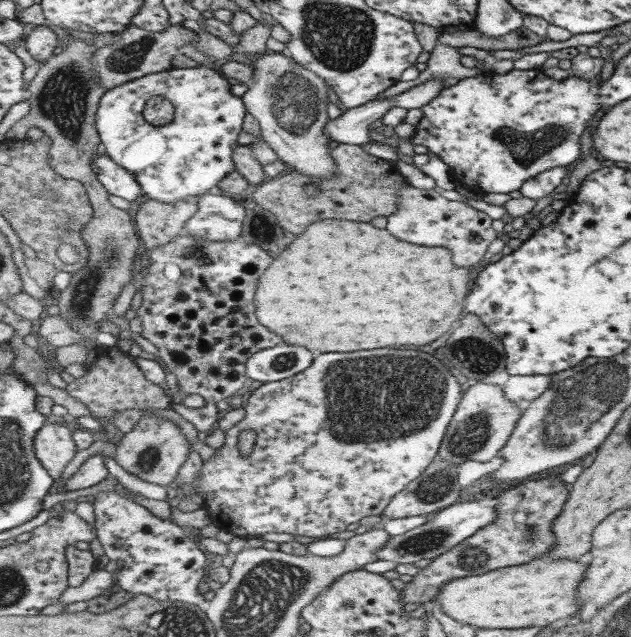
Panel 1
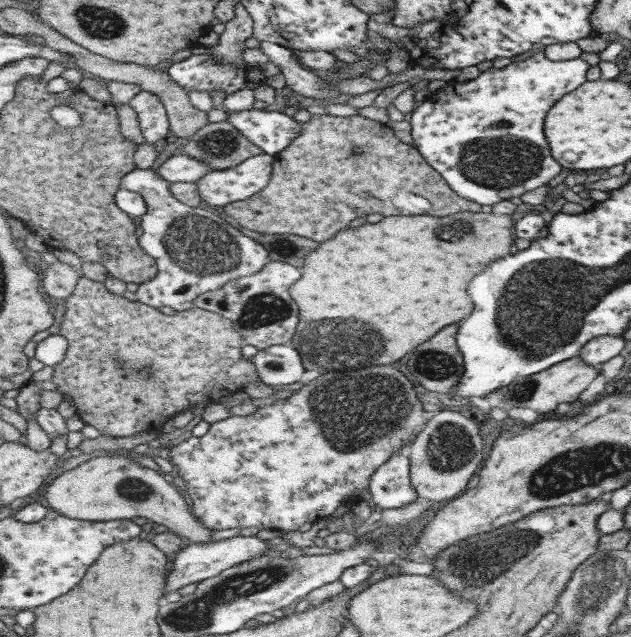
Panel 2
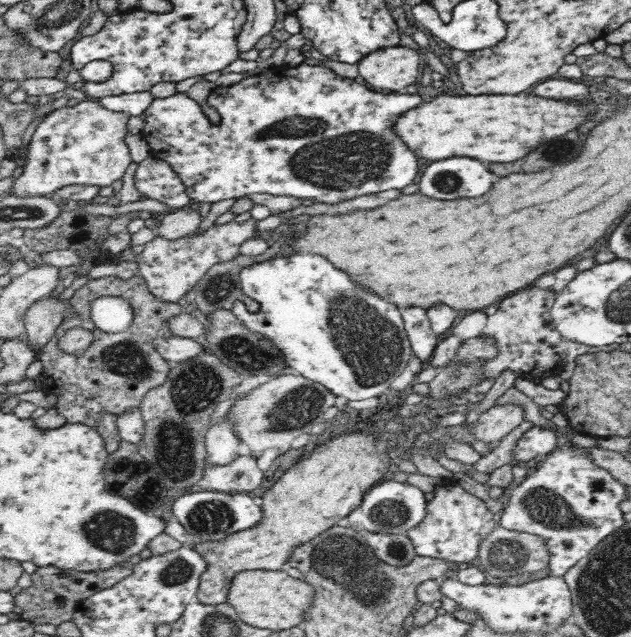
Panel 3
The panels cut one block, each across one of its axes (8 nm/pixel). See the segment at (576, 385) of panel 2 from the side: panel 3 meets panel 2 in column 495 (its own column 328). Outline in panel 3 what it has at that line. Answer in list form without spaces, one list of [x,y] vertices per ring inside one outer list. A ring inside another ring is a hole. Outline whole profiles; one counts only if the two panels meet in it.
[[[291,373],[260,384],[238,398],[230,406],[226,417],[232,425],[232,431],[236,431],[242,445],[241,451],[256,460],[270,448],[278,450],[281,455],[286,453],[294,441],[300,439],[300,432],[306,432],[304,428],[318,416],[318,395],[328,395],[336,400],[322,385]]]

